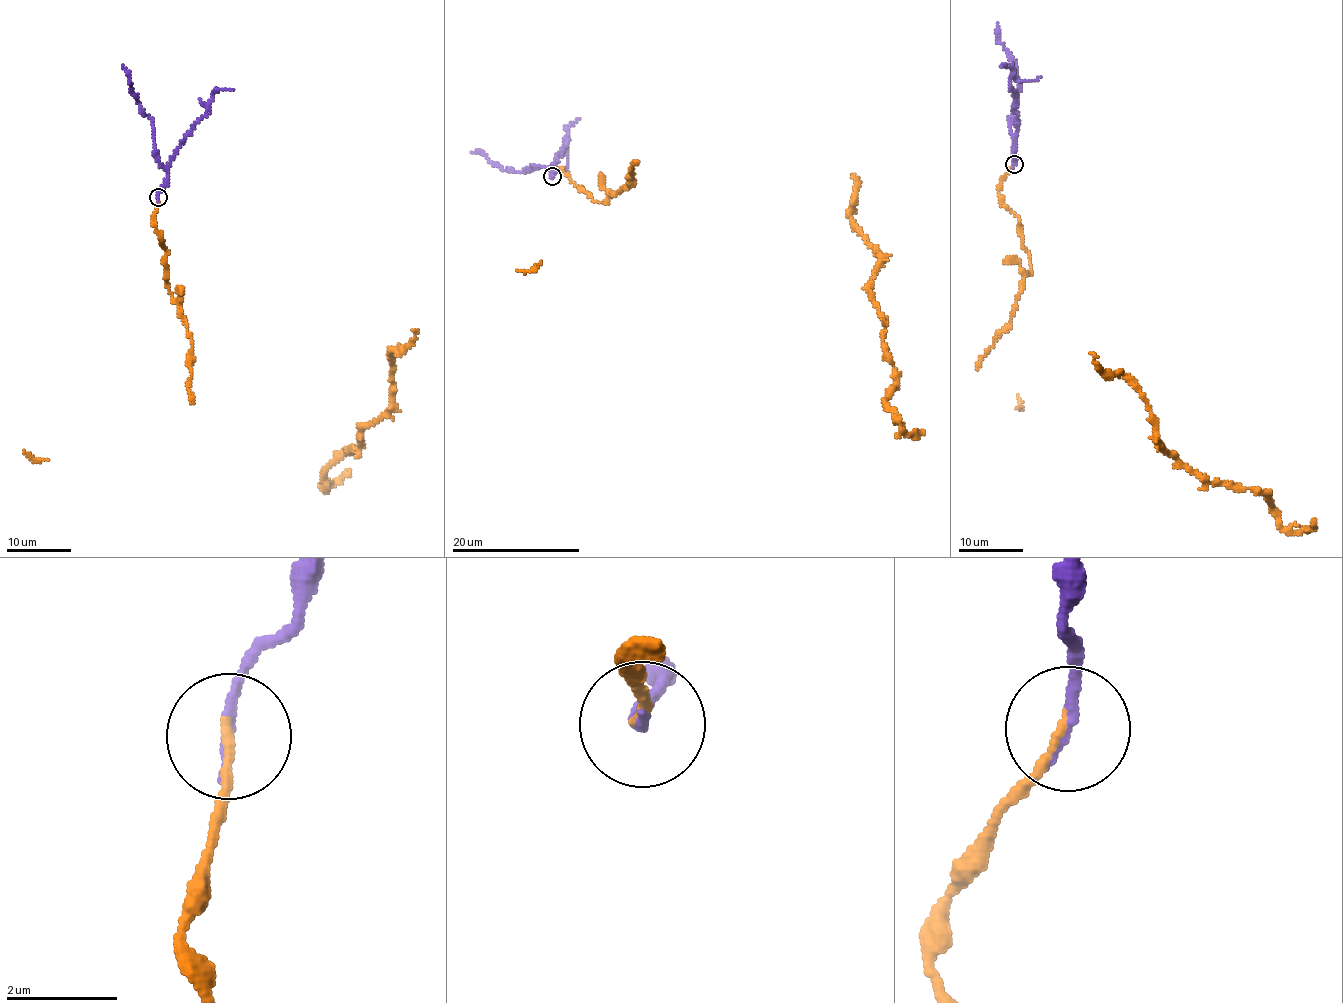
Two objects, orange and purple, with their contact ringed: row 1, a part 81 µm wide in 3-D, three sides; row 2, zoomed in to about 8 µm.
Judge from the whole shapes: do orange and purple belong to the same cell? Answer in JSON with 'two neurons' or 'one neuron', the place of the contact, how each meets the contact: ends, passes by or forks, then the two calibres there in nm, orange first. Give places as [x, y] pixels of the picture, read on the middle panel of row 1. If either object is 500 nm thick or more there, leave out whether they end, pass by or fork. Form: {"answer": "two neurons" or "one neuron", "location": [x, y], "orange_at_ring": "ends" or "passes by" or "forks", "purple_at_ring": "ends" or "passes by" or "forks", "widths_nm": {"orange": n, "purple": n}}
{"answer": "one neuron", "location": [552, 176], "orange_at_ring": "ends", "purple_at_ring": "ends", "widths_nm": {"orange": 150, "purple": 200}}

